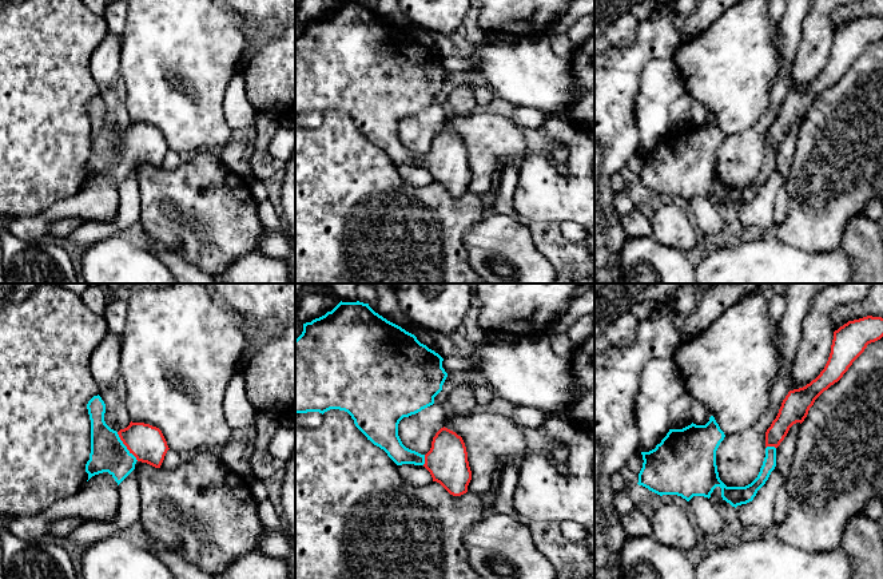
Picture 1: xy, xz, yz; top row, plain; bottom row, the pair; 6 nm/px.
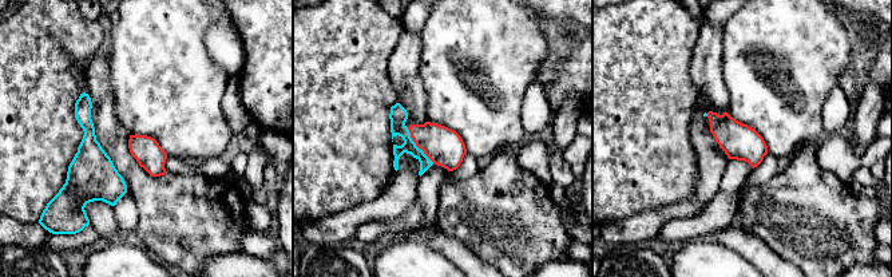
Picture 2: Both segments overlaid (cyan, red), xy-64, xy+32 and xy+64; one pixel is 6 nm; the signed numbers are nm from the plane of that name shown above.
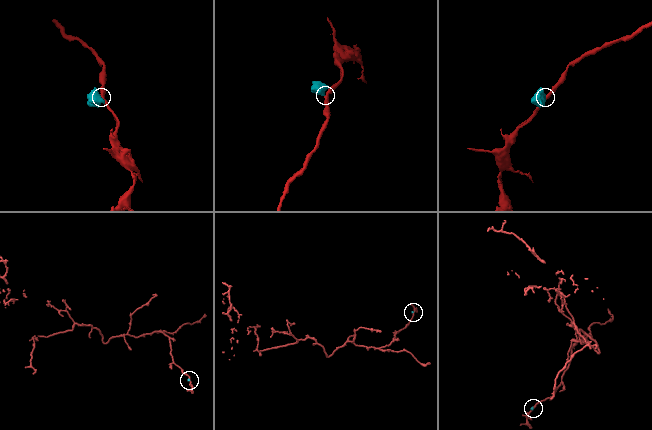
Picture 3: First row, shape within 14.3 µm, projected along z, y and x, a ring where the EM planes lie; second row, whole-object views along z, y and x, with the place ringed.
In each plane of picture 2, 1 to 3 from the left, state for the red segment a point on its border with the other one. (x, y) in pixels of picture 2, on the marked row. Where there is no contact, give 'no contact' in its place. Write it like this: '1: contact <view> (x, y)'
1: no contact
2: contact xy+32 (415, 145)
3: no contact

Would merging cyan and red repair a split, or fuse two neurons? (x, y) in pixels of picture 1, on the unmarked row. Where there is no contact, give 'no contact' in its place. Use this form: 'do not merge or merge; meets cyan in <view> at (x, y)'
merge; meets cyan in xy at (126, 147)

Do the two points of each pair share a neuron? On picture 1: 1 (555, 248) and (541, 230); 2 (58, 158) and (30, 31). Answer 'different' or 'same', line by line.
1: same
2: same

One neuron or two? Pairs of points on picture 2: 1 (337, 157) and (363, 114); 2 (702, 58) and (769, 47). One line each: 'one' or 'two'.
1: one
2: two

